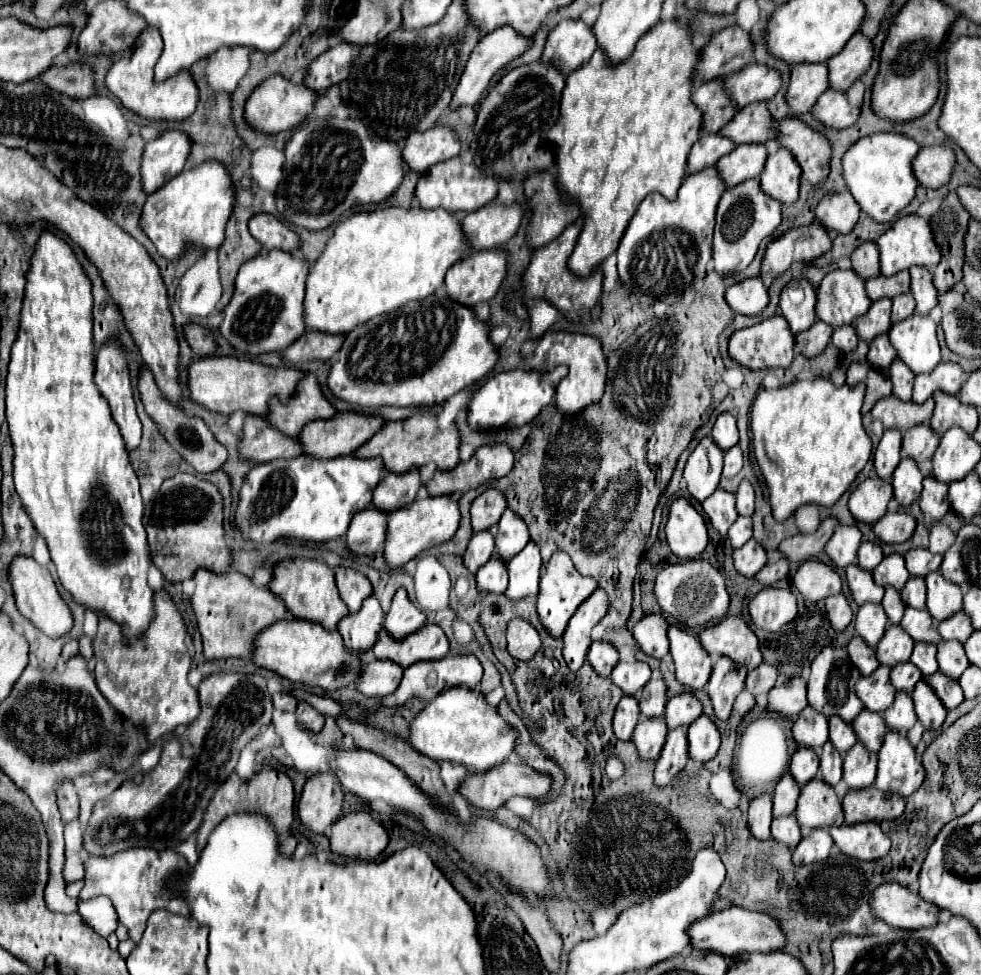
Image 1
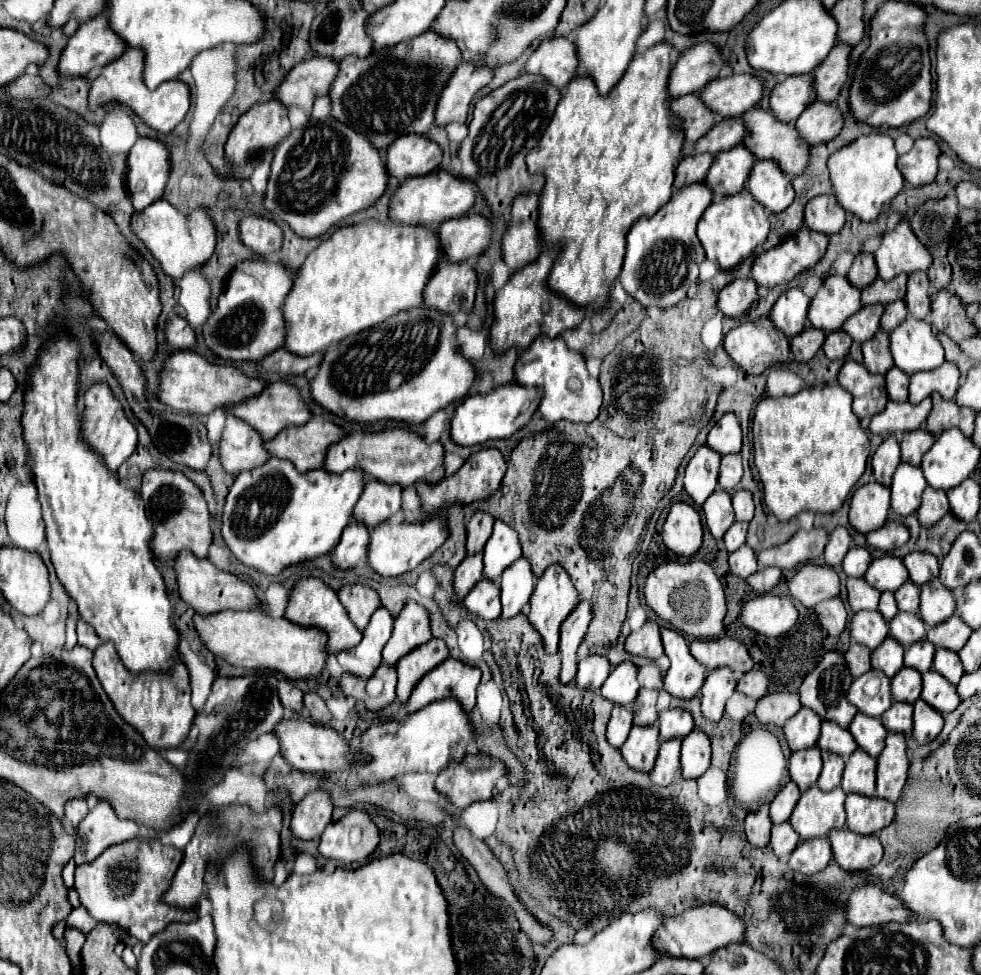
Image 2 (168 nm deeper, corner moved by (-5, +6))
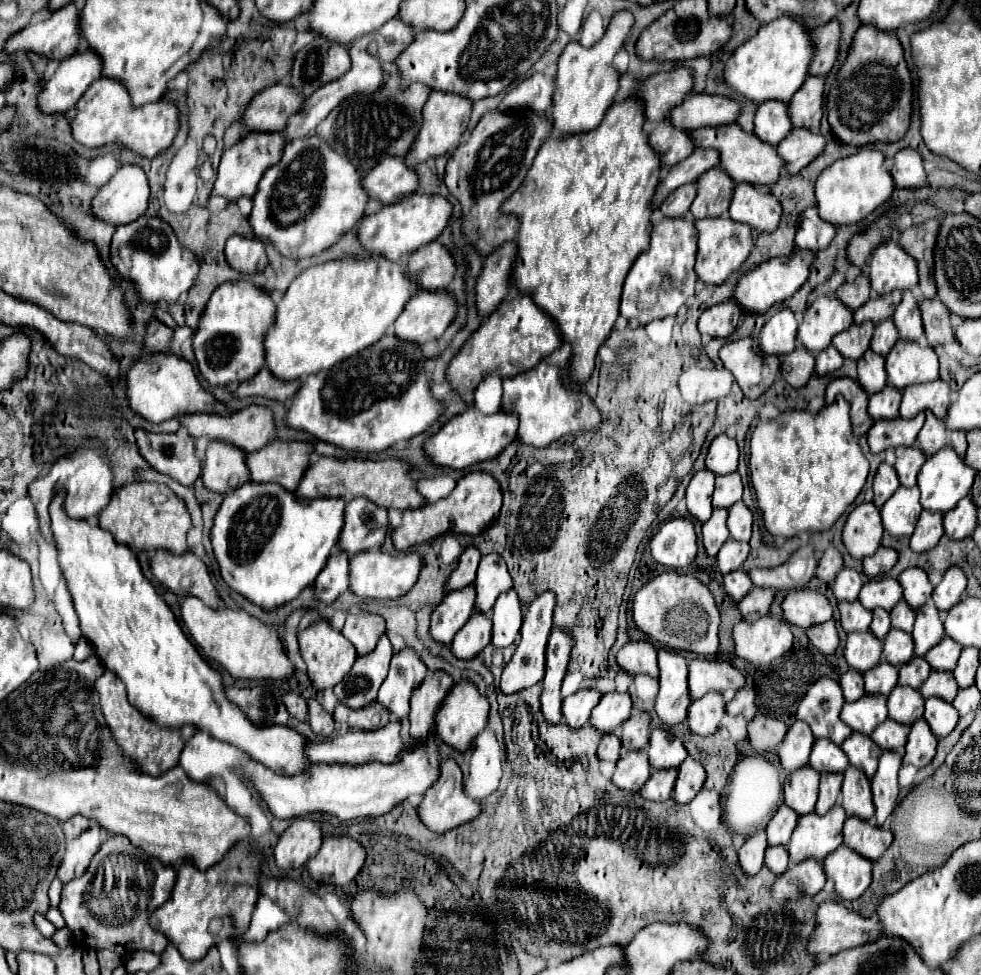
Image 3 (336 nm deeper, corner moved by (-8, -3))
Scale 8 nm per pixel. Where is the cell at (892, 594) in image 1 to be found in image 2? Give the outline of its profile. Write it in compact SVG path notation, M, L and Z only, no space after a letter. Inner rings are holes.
M882 592L878 610L882 612L882 616L884 616L888 622L898 614L898 606L896 606L896 600L894 600L894 592Z

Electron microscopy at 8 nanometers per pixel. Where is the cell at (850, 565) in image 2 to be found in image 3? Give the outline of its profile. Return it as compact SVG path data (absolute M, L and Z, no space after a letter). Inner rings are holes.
M845 567L845 569L841 569L841 571L837 573L837 577L833 579L831 591L833 591L833 597L835 597L837 603L841 603L841 601L849 601L849 603L851 603L851 601L857 599L861 585L863 585L861 573L855 571L855 569L847 569L847 567Z

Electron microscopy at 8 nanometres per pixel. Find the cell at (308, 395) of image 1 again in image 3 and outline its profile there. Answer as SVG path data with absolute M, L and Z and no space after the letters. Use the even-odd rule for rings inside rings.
M251 405L251 407L235 411L231 415L181 415L177 419L189 437L193 437L193 439L207 437L209 441L223 441L245 453L261 449L261 445L267 445L275 437L273 415L269 409L259 407L259 405Z

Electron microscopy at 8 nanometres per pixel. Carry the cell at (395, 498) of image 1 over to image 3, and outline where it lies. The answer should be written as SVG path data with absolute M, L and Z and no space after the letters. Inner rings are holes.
M357 499L345 505L343 529L337 539L337 549L347 555L357 555L381 547L387 535L387 511L377 509L371 501Z

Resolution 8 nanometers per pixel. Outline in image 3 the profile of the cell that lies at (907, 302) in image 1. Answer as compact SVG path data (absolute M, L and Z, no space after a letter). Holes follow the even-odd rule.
M883 321L881 325L875 325L875 331L873 331L873 337L871 337L871 351L873 353L879 353L885 357L885 353L889 353L889 349L897 343L897 329L893 325L893 321Z

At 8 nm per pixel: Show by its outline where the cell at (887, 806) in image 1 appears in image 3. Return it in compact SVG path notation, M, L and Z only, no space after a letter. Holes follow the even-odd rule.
M849 817L843 825L843 843L855 853L863 855L869 861L879 861L881 855L893 841L891 831L873 825L871 821L861 821L857 817Z

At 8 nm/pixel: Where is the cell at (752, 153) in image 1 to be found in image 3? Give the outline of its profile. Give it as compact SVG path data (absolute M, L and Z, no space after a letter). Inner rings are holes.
M713 167L697 179L697 197L691 205L693 219L707 217L727 217L729 197L733 195L733 181Z

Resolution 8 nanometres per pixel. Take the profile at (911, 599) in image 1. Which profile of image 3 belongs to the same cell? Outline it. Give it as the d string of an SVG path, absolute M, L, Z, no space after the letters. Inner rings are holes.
M899 601L893 611L891 611L891 627L893 629L901 629L905 633L911 633L913 629L913 609L909 609L905 605L905 601Z

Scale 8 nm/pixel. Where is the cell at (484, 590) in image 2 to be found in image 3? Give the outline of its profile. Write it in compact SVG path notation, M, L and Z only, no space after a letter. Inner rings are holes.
M473 613L471 619L463 625L463 629L453 639L451 651L457 659L469 661L469 659L475 659L489 643L491 643L489 617L487 615L477 617L477 613Z

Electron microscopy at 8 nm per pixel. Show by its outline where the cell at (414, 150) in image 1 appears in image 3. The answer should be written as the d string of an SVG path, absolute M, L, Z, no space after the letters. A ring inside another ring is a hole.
M387 157L363 175L361 187L369 199L393 205L417 191L417 175L413 169L405 167L403 159Z

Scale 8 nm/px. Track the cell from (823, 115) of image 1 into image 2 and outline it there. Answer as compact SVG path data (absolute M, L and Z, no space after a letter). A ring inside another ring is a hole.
M814 100L796 120L796 128L802 140L806 140L810 146L832 140L834 136L838 136L842 126L844 116L840 108L836 104L822 100Z

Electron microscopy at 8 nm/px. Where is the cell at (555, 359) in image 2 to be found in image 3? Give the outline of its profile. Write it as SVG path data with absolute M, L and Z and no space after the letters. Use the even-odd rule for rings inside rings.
M541 361L529 373L521 373L513 379L503 381L501 411L517 415L517 439L525 445L533 445L539 449L551 445L565 433L591 431L601 423L601 413L595 407L593 399L589 399L583 391L573 391L569 385L565 387L561 371L553 365L547 365L545 361Z

